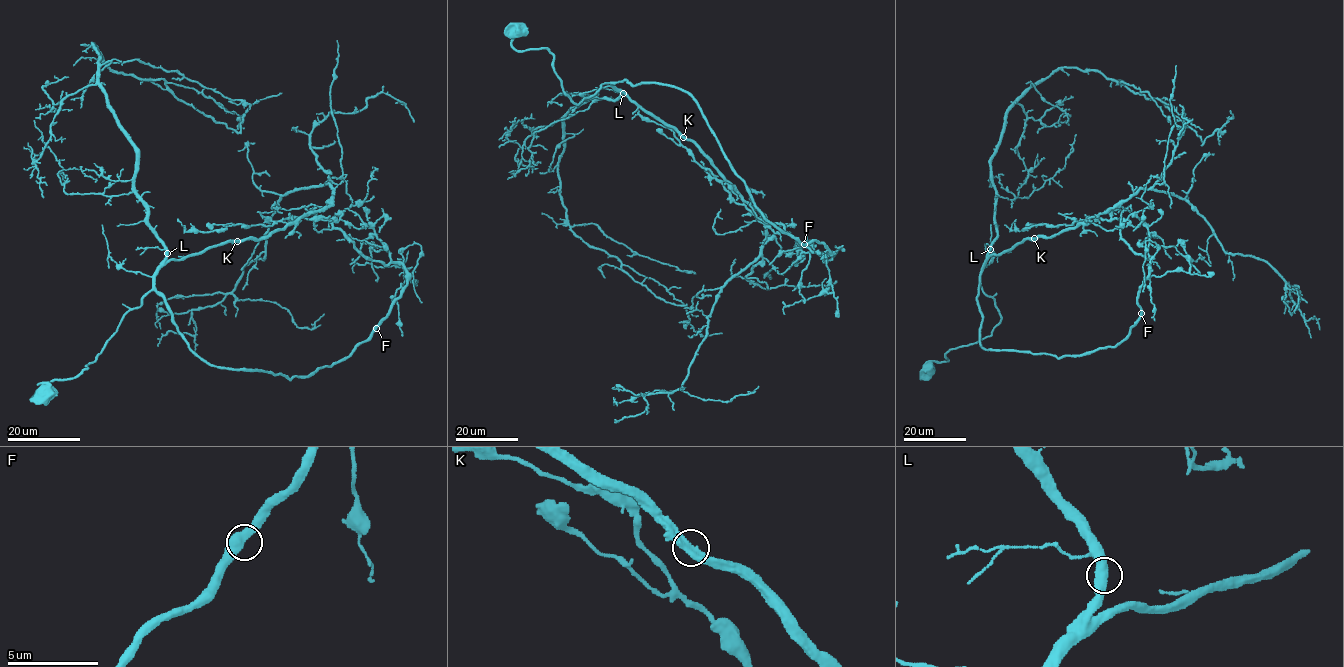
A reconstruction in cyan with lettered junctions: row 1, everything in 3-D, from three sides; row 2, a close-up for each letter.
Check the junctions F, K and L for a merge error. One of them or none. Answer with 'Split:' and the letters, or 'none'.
Split: none

